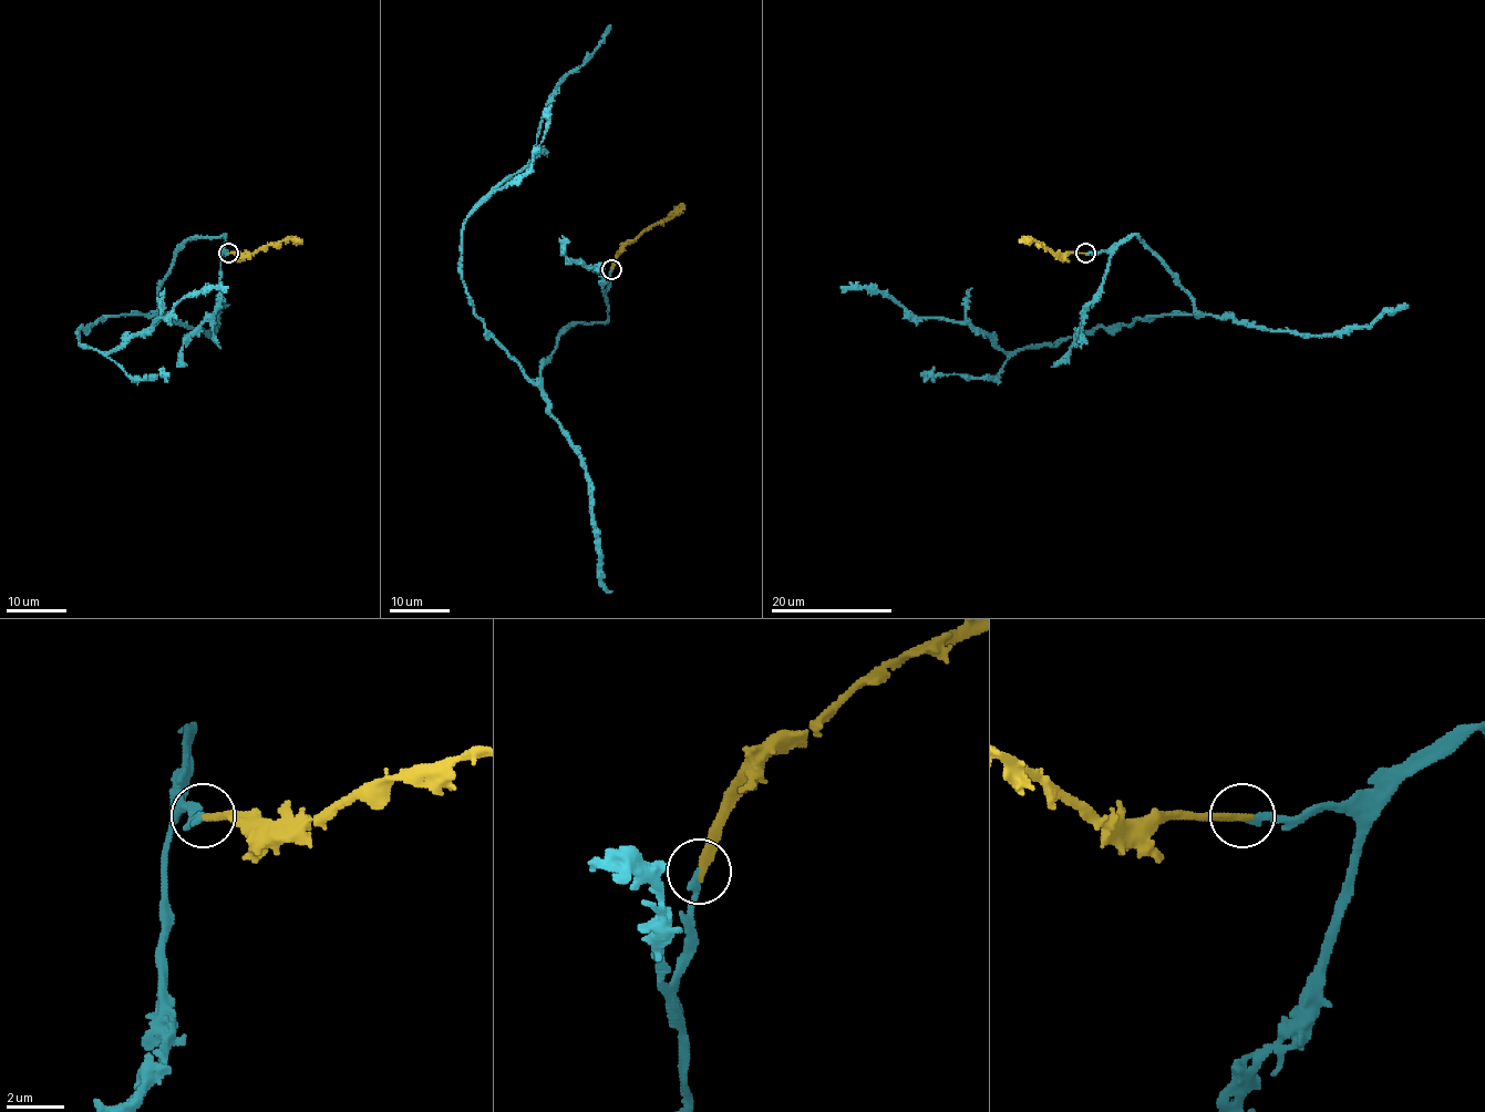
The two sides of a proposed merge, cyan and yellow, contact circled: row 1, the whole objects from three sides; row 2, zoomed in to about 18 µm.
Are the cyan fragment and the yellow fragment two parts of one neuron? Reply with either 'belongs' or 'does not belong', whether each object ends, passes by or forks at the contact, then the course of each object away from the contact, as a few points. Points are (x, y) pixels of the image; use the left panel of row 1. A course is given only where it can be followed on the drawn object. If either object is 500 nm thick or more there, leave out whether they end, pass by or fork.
belongs; cyan ends; yellow ends; course cyan (228, 253), (224, 235), (192, 236), (158, 307), (105, 315), (78, 342), (113, 351), (185, 297), (228, 286); course yellow (228, 253), (255, 253), (288, 239), (302, 243)

